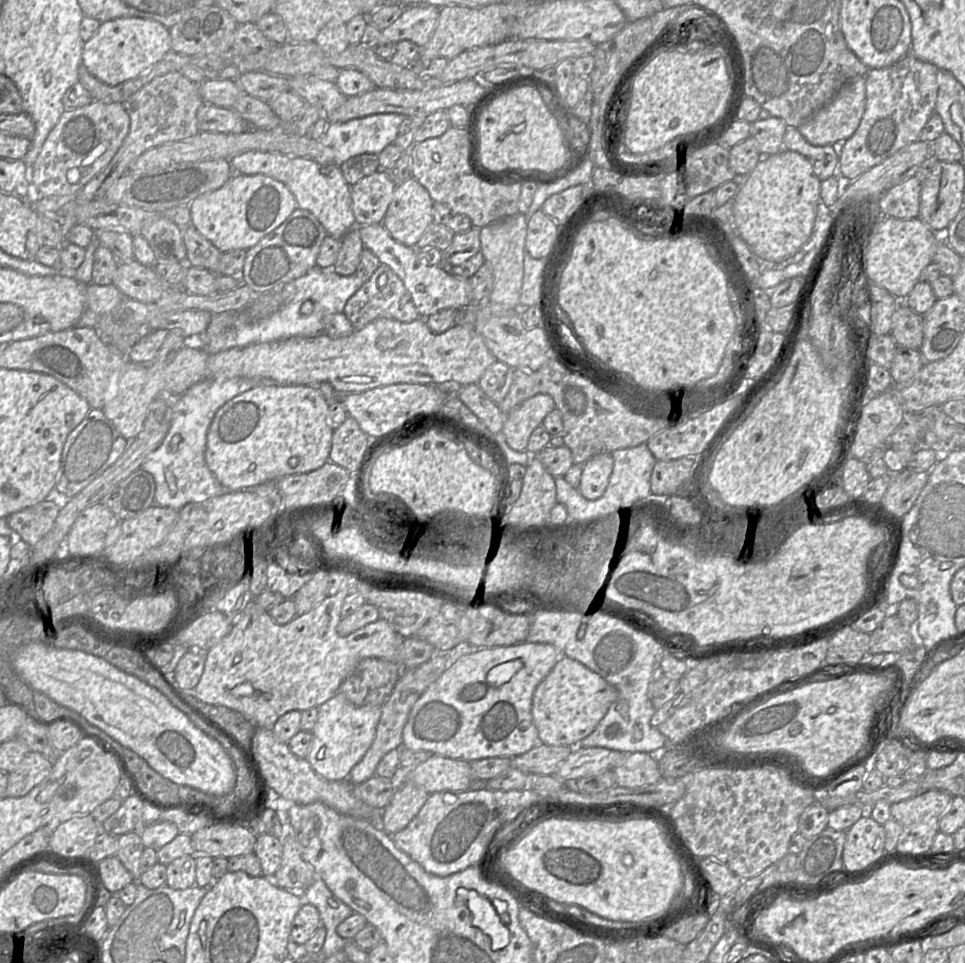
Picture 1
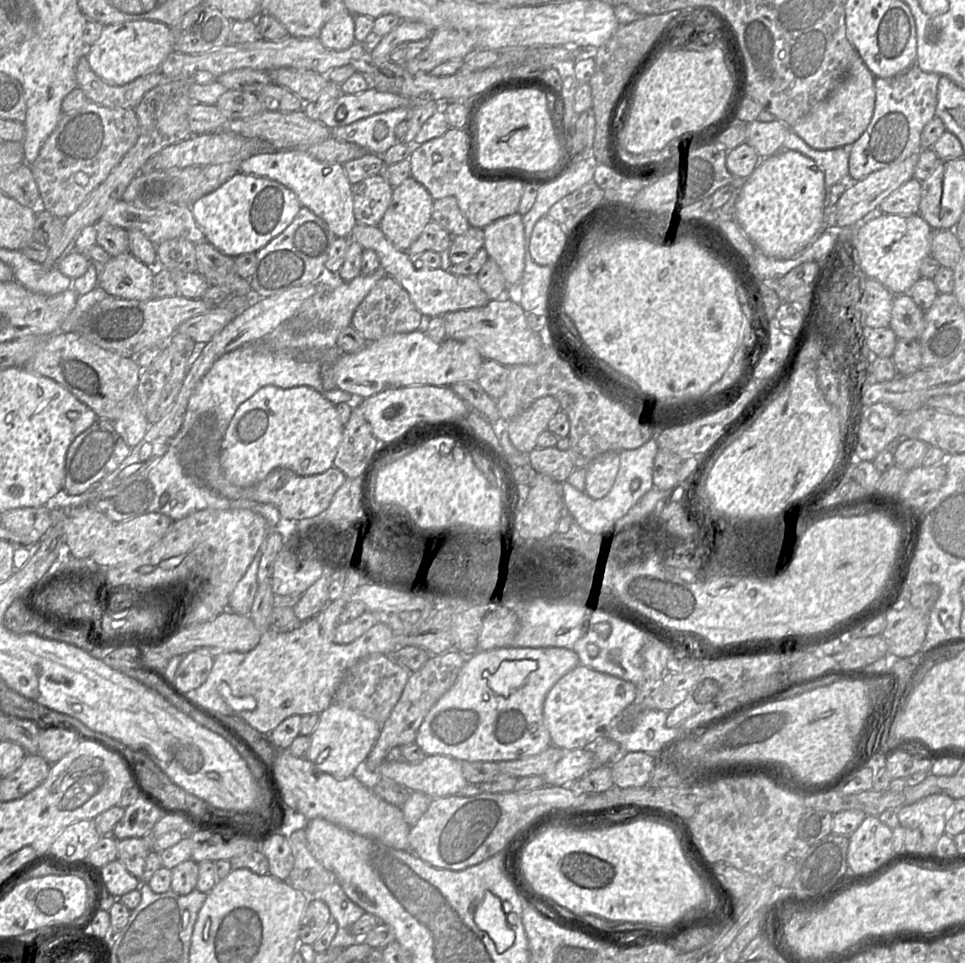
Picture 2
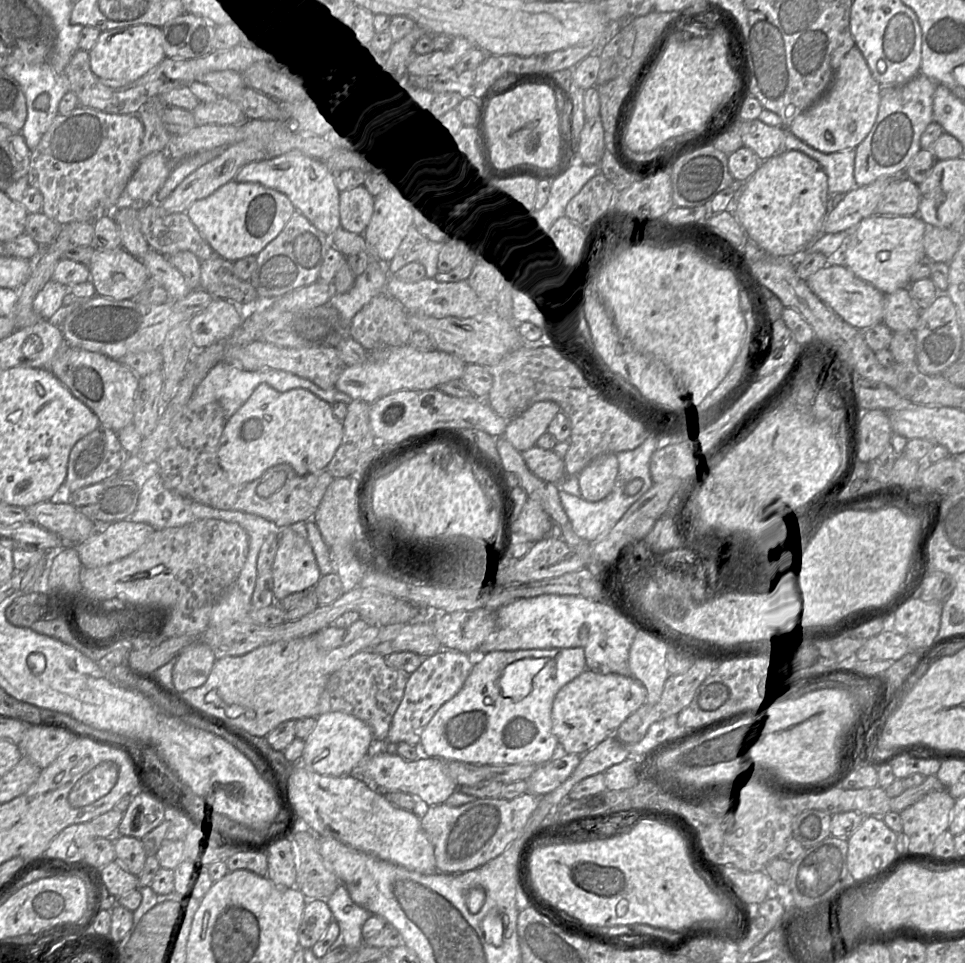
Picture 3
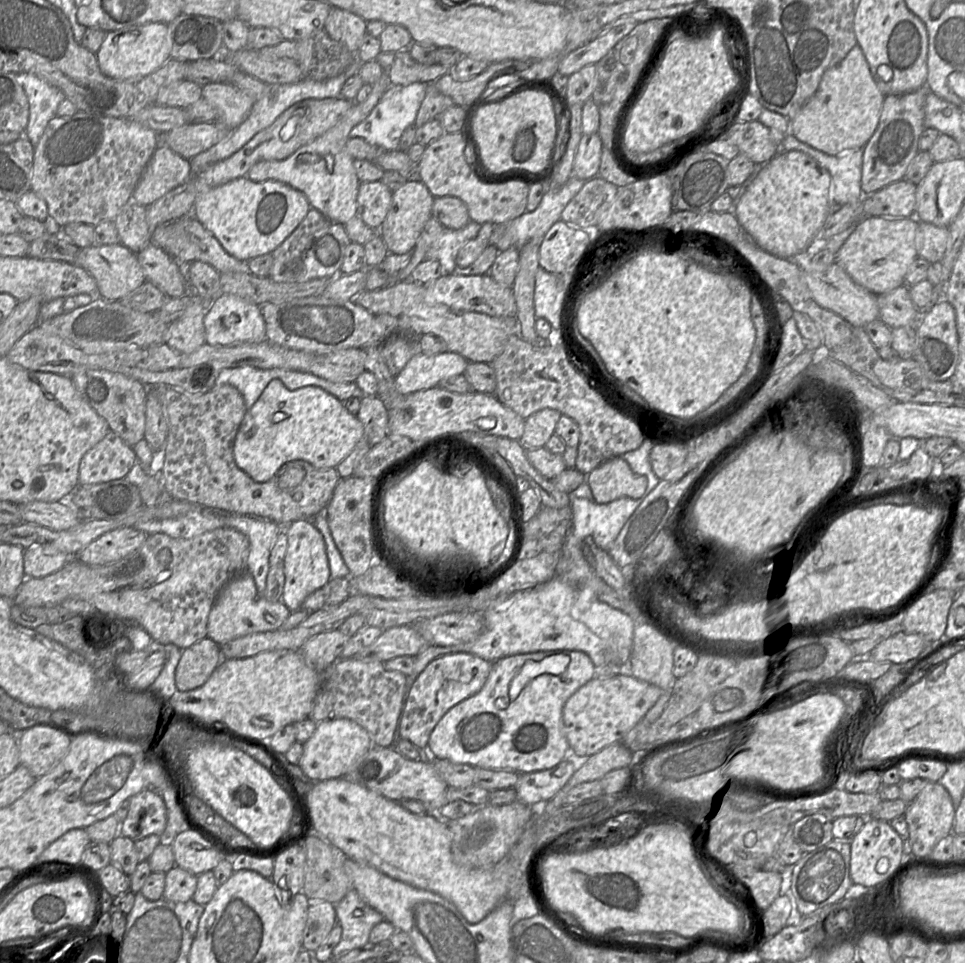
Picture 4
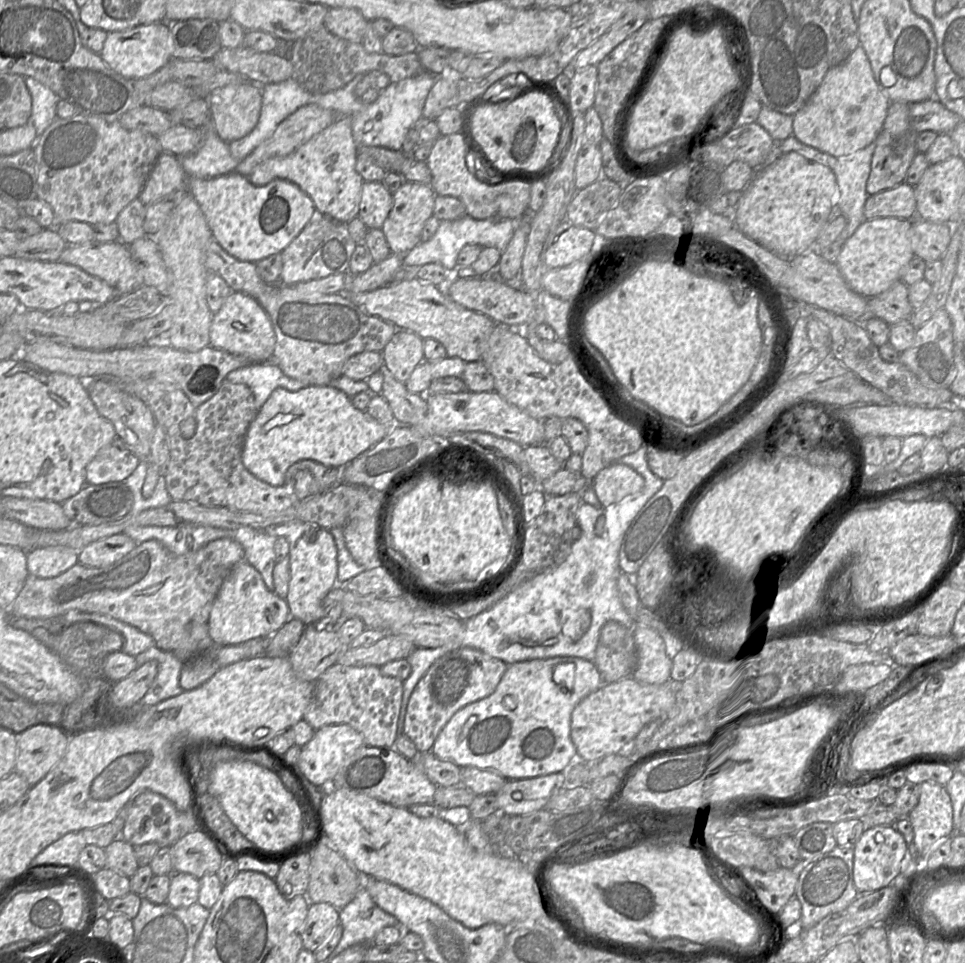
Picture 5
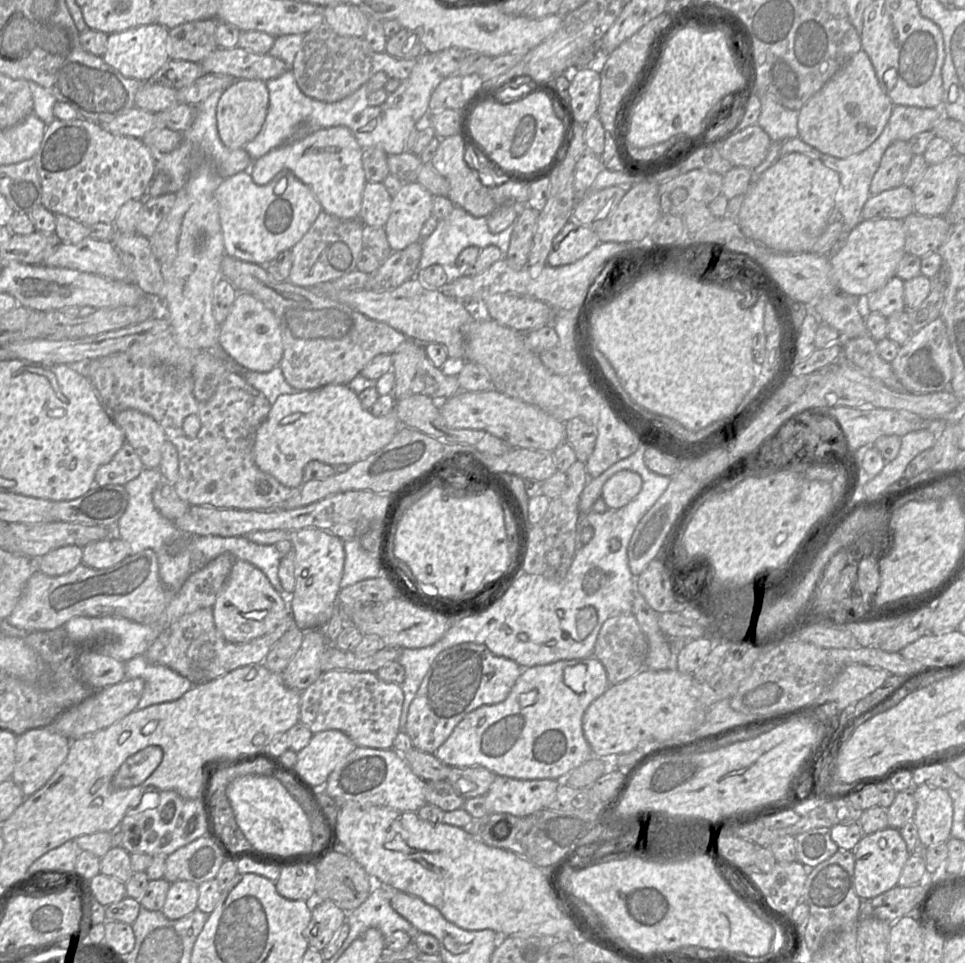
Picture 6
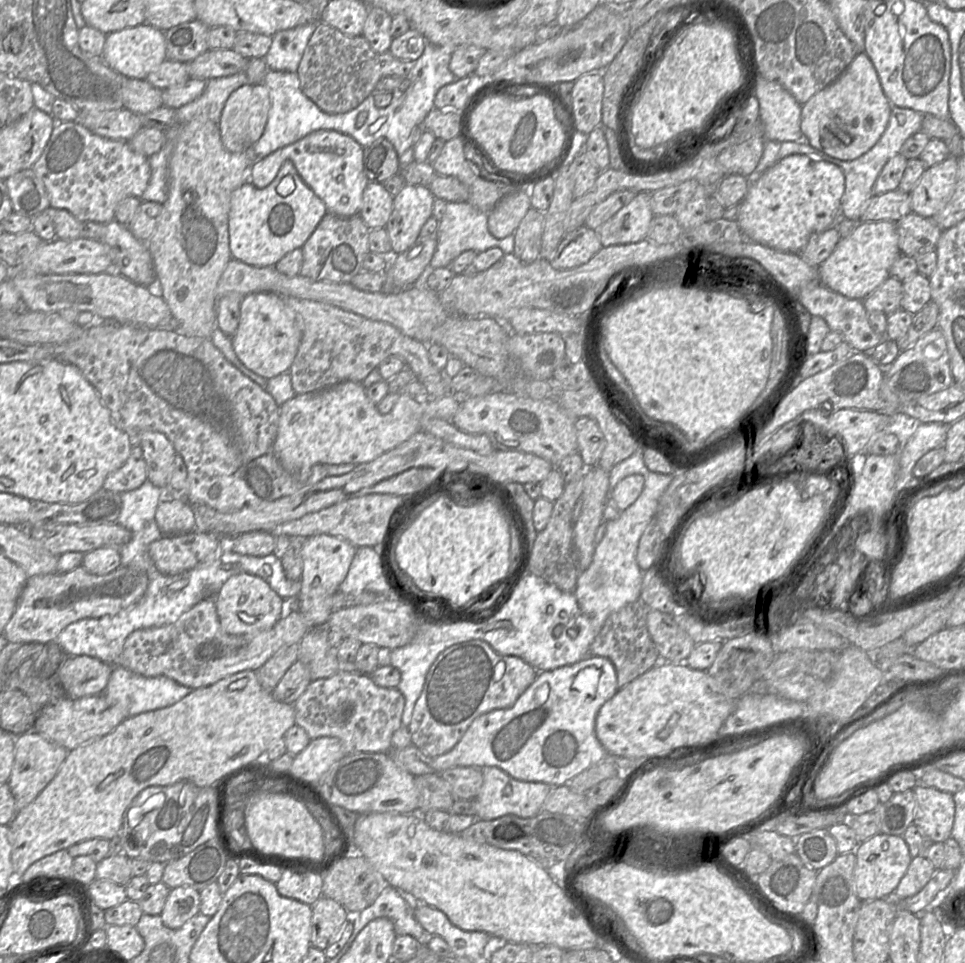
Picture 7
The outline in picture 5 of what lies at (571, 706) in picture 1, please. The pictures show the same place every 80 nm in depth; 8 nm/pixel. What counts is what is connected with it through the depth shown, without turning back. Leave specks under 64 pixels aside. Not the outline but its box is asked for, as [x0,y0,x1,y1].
[570,676,679,762]

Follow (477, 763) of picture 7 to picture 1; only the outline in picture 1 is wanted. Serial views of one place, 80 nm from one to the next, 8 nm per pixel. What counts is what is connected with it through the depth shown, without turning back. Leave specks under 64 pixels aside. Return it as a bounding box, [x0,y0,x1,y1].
[401,641,562,762]

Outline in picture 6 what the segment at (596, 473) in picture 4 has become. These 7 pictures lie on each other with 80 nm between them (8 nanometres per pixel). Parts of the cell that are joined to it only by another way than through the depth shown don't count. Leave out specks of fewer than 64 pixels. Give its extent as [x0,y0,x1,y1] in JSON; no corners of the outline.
[601,470,643,509]

